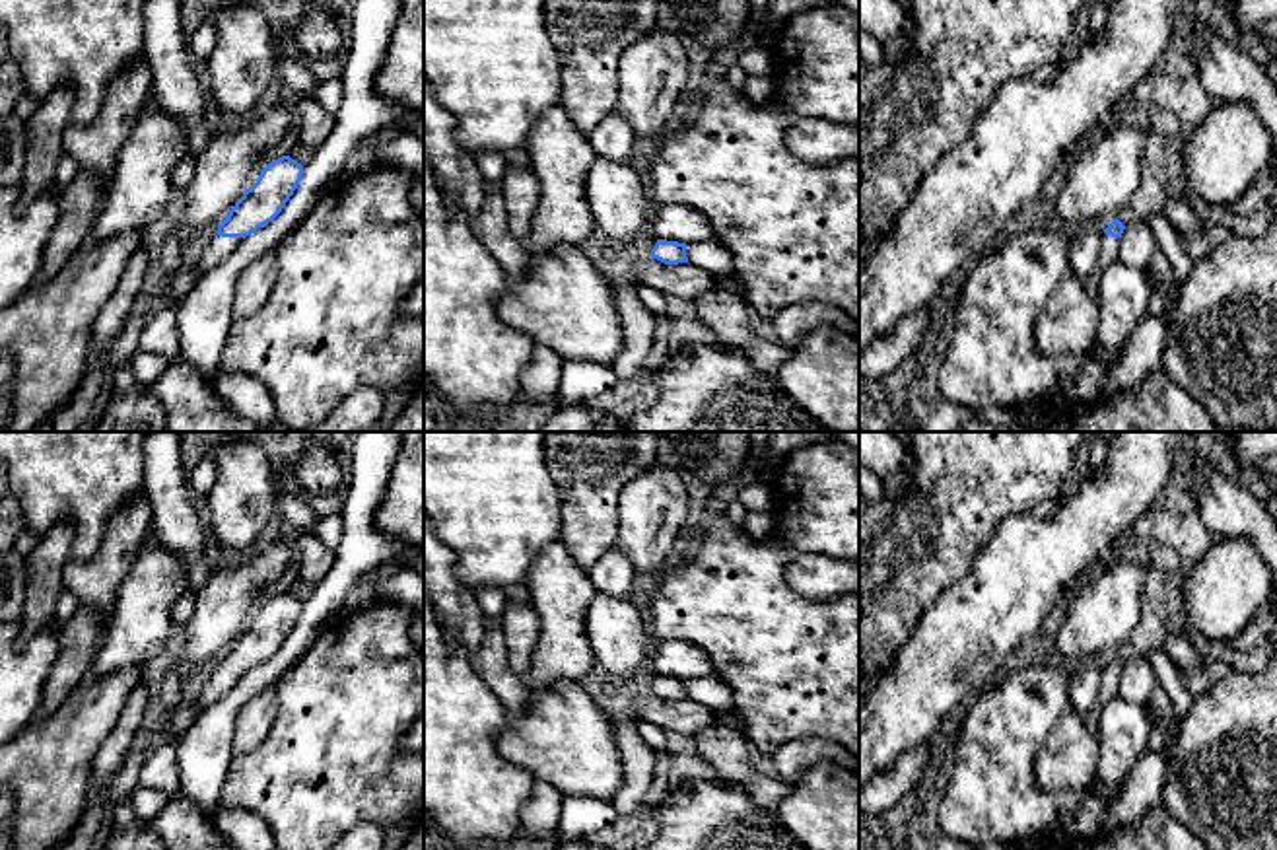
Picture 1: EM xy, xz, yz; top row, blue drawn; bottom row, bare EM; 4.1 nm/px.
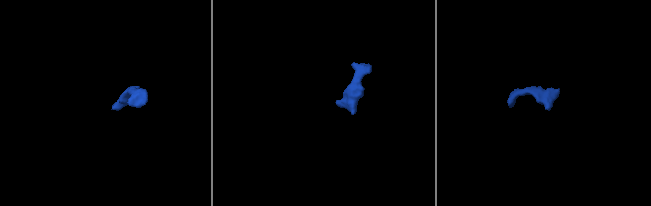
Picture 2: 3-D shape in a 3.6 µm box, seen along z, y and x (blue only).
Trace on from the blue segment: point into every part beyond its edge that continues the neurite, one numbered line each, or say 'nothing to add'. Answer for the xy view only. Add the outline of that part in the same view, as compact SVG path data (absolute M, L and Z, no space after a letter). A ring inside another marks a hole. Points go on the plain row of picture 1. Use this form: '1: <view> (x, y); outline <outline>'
1: xy (218, 685); outline M216 669L198 692L202 710L222 700L239 683L241 677L243 673L222 673Z

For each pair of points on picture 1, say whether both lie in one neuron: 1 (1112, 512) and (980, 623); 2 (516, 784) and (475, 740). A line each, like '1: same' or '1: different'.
1: same
2: same

